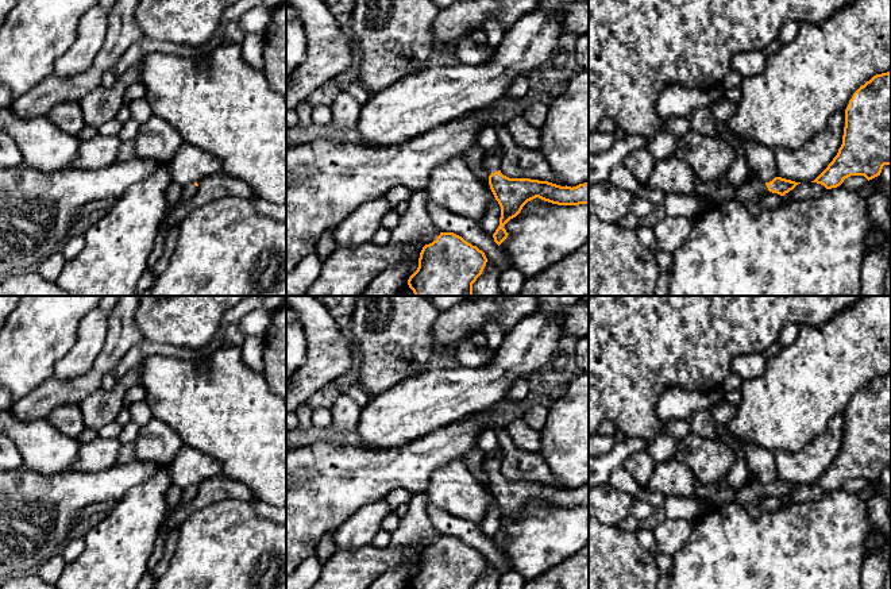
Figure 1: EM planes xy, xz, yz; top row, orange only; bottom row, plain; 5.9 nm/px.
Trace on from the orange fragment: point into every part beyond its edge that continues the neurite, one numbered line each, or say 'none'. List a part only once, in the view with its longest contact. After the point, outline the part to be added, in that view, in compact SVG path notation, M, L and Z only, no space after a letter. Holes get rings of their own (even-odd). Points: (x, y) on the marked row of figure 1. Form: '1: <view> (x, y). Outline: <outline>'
1: xz (492, 160). Outline: M497 146L494 149L485 150L482 166L489 174L491 174L500 170L501 161L502 161L502 149L501 146Z

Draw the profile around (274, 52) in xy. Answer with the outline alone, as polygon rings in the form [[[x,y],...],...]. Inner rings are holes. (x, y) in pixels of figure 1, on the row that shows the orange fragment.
[[[286,1],[273,9],[266,30],[263,61],[270,86],[286,97]]]

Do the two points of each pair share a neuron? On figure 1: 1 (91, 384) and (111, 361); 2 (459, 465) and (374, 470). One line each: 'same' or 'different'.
1: same
2: different

